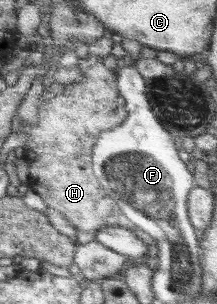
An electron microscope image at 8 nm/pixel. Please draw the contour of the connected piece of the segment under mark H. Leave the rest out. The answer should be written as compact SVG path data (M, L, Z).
M89 54L85 58L80 58L75 65L73 84L66 84L61 89L56 90L51 95L44 95L42 102L39 104L38 121L34 123L23 123L20 130L30 136L30 140L25 149L33 149L36 151L34 156L29 155L29 151L25 154L24 159L28 162L28 189L42 197L44 205L50 210L60 211L64 215L64 219L72 224L77 230L95 233L108 225L122 225L122 227L130 227L130 231L138 231L138 237L142 235L142 239L146 239L146 243L154 245L154 239L140 231L139 227L134 227L124 215L121 209L116 206L112 197L106 193L92 171L92 139L96 139L100 133L114 129L125 121L126 109L116 105L118 99L118 89L114 81L114 73L116 69L108 69L102 65L102 59L93 54Z

